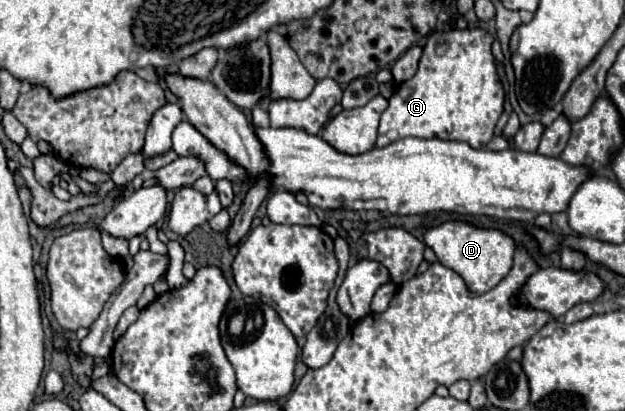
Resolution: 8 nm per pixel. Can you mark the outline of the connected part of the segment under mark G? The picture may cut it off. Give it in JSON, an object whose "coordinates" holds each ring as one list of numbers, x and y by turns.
{"coordinates":[[481,28,429,34,417,74,411,80,397,86,397,90,389,98,387,110,381,114,377,148,383,148,393,140,399,140,405,136,457,140,457,142,467,142,471,148,485,148,487,142,493,138,495,124,503,112,503,102,505,102,503,86,499,82,497,68,495,68,495,58,491,54,491,42,493,42,493,36]]}

